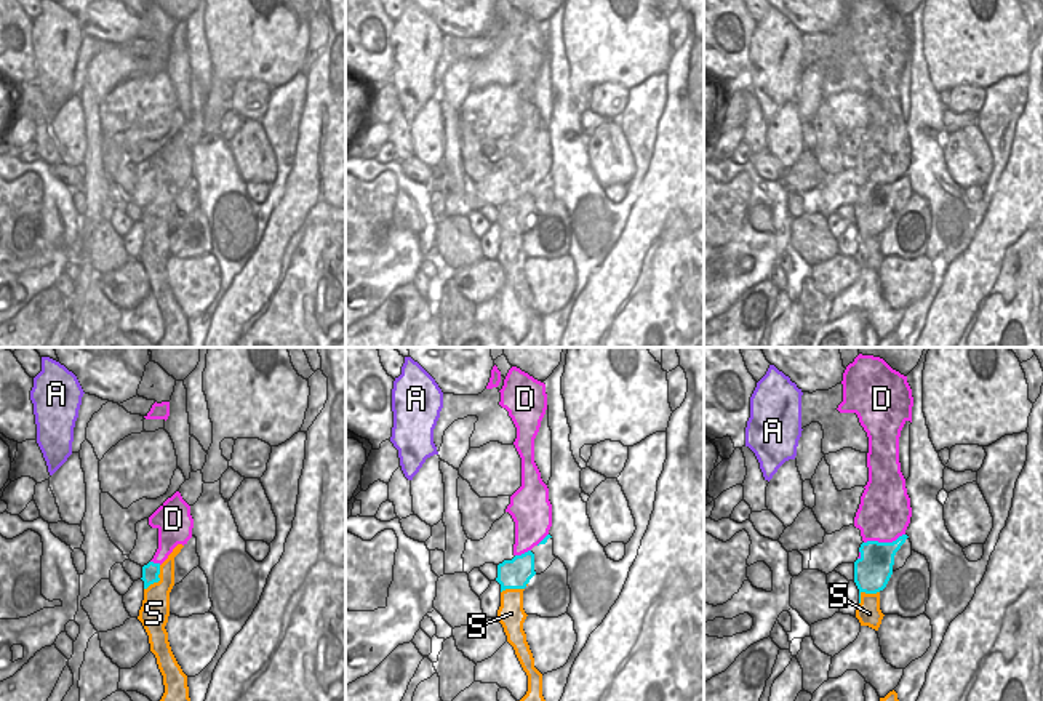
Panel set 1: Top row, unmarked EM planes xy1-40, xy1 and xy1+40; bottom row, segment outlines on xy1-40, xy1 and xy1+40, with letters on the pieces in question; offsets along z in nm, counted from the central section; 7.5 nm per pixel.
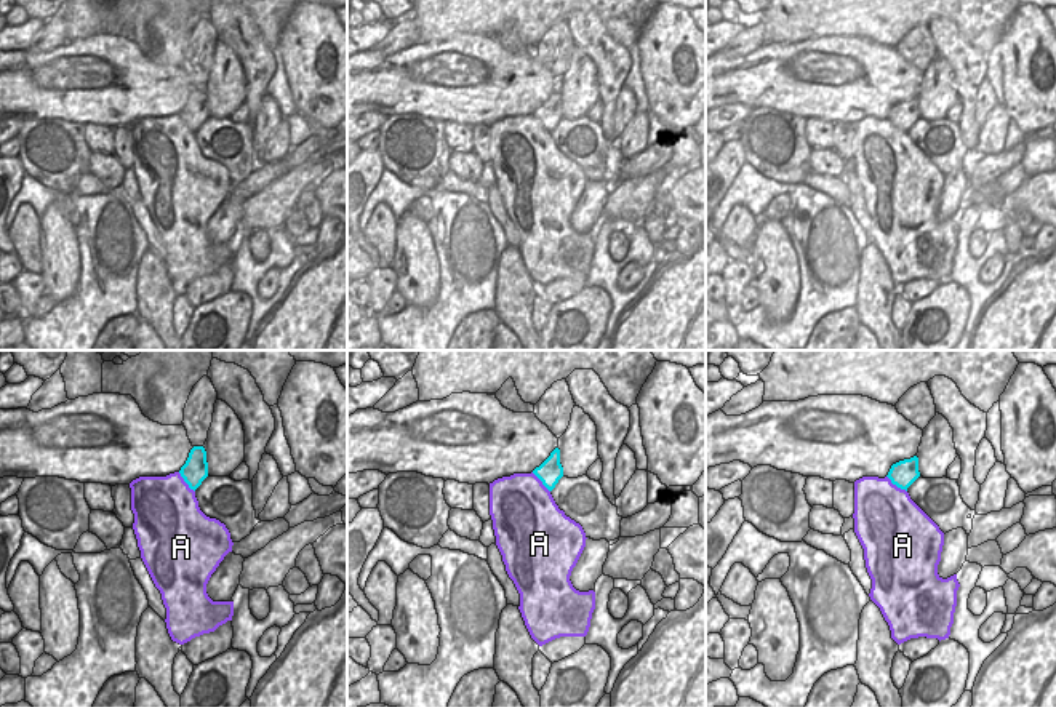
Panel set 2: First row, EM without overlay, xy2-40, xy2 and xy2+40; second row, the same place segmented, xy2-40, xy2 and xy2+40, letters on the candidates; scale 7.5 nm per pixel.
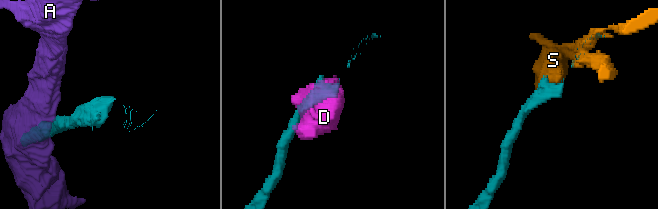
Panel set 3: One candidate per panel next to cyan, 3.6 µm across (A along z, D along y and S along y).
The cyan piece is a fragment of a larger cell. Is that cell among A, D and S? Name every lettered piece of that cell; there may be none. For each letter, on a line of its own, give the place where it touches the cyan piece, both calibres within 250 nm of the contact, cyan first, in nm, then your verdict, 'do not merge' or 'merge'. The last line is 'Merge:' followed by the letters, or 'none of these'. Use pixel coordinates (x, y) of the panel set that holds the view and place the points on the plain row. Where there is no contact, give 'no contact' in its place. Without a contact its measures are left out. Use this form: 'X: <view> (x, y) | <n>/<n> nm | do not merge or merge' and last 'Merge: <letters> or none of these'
A: xy2+40 (896, 127) | 200/460 nm | do not merge
D: xy1+40 (883, 184) | 280/400 nm | do not merge
S: xy1-40 (159, 221) | 130/220 nm | do not merge
Merge: none of these

